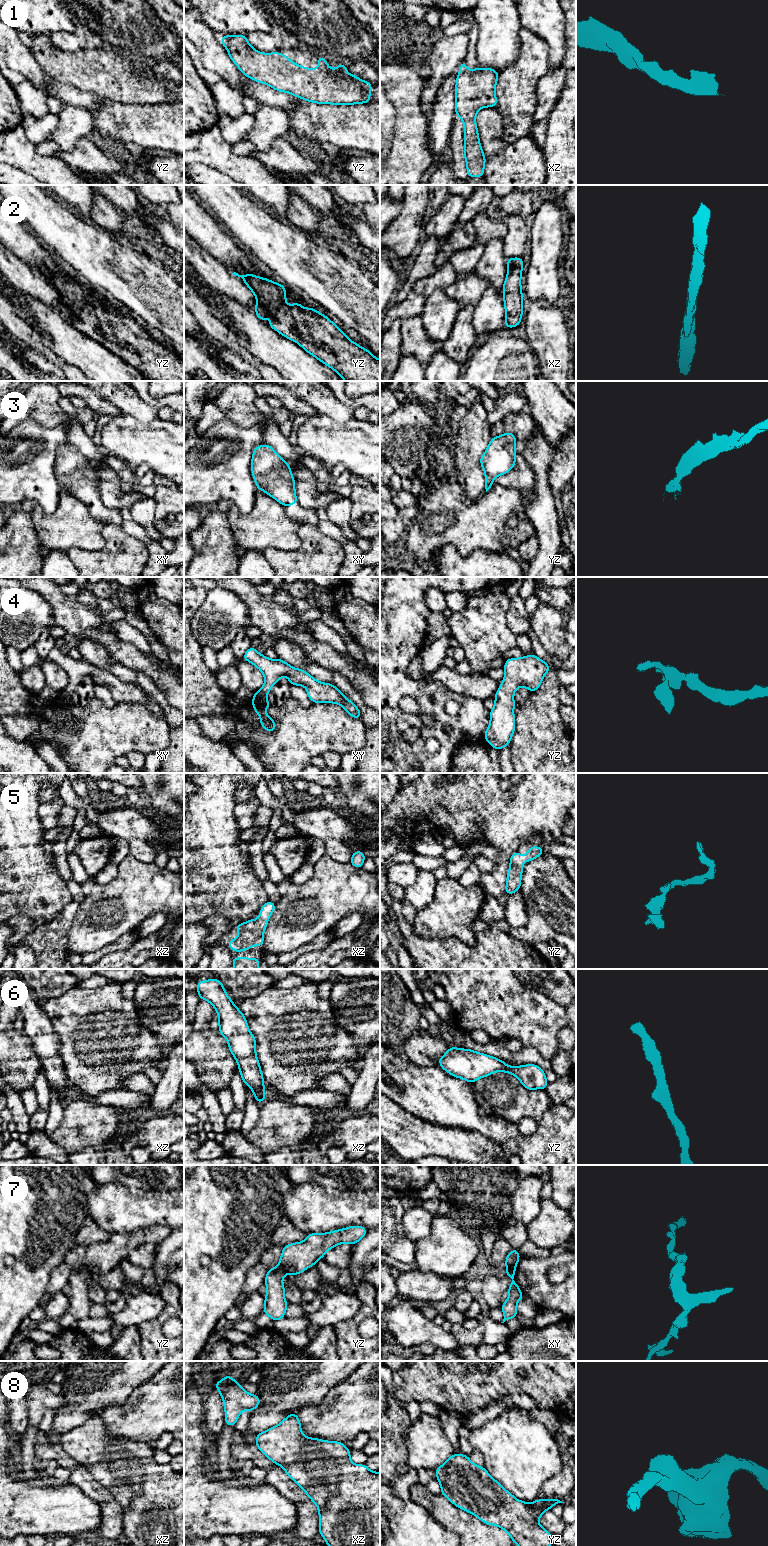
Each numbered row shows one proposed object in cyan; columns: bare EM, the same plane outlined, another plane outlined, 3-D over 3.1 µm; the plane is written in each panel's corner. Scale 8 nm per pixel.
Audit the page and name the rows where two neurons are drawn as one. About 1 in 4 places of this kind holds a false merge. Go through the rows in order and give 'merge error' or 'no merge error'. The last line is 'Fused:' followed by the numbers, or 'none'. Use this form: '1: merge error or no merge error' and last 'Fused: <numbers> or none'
1: no merge error
2: no merge error
3: no merge error
4: no merge error
5: no merge error
6: no merge error
7: merge error
8: no merge error
Fused: 7

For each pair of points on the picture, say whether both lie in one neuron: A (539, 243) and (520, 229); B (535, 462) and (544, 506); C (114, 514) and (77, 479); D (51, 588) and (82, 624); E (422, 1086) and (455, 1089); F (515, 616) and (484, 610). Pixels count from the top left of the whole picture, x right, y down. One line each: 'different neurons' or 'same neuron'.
A: different neurons
B: same neuron
C: same neuron
D: same neuron
E: same neuron
F: different neurons

